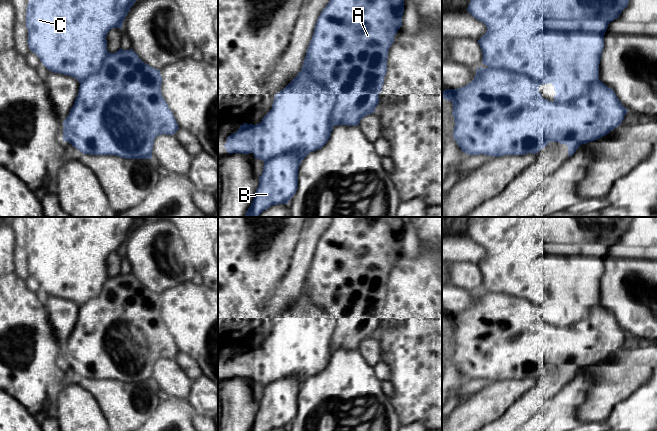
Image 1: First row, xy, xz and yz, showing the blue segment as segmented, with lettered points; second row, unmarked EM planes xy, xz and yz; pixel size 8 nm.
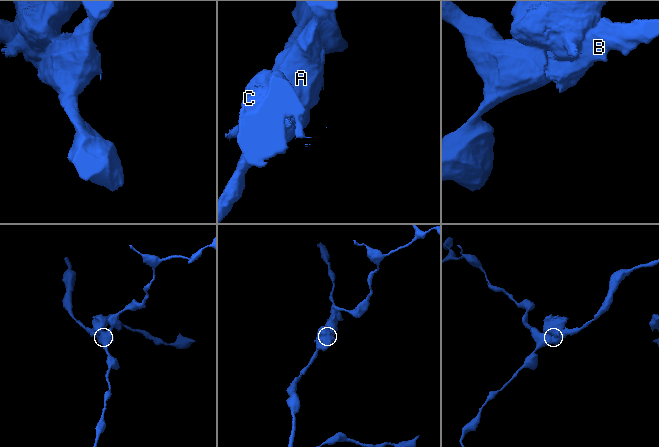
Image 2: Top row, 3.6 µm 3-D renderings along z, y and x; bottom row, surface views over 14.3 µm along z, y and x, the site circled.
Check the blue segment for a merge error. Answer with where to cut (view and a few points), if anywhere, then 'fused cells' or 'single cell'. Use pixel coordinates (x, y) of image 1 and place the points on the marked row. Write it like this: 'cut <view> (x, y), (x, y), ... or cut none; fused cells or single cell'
cut xz (305, 57), (309, 72), (316, 69), (337, 90), (333, 125); fused cells

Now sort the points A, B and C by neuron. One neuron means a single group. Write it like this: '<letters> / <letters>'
A B / C

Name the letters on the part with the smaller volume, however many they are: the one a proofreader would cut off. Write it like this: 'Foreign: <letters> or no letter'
Foreign: C

